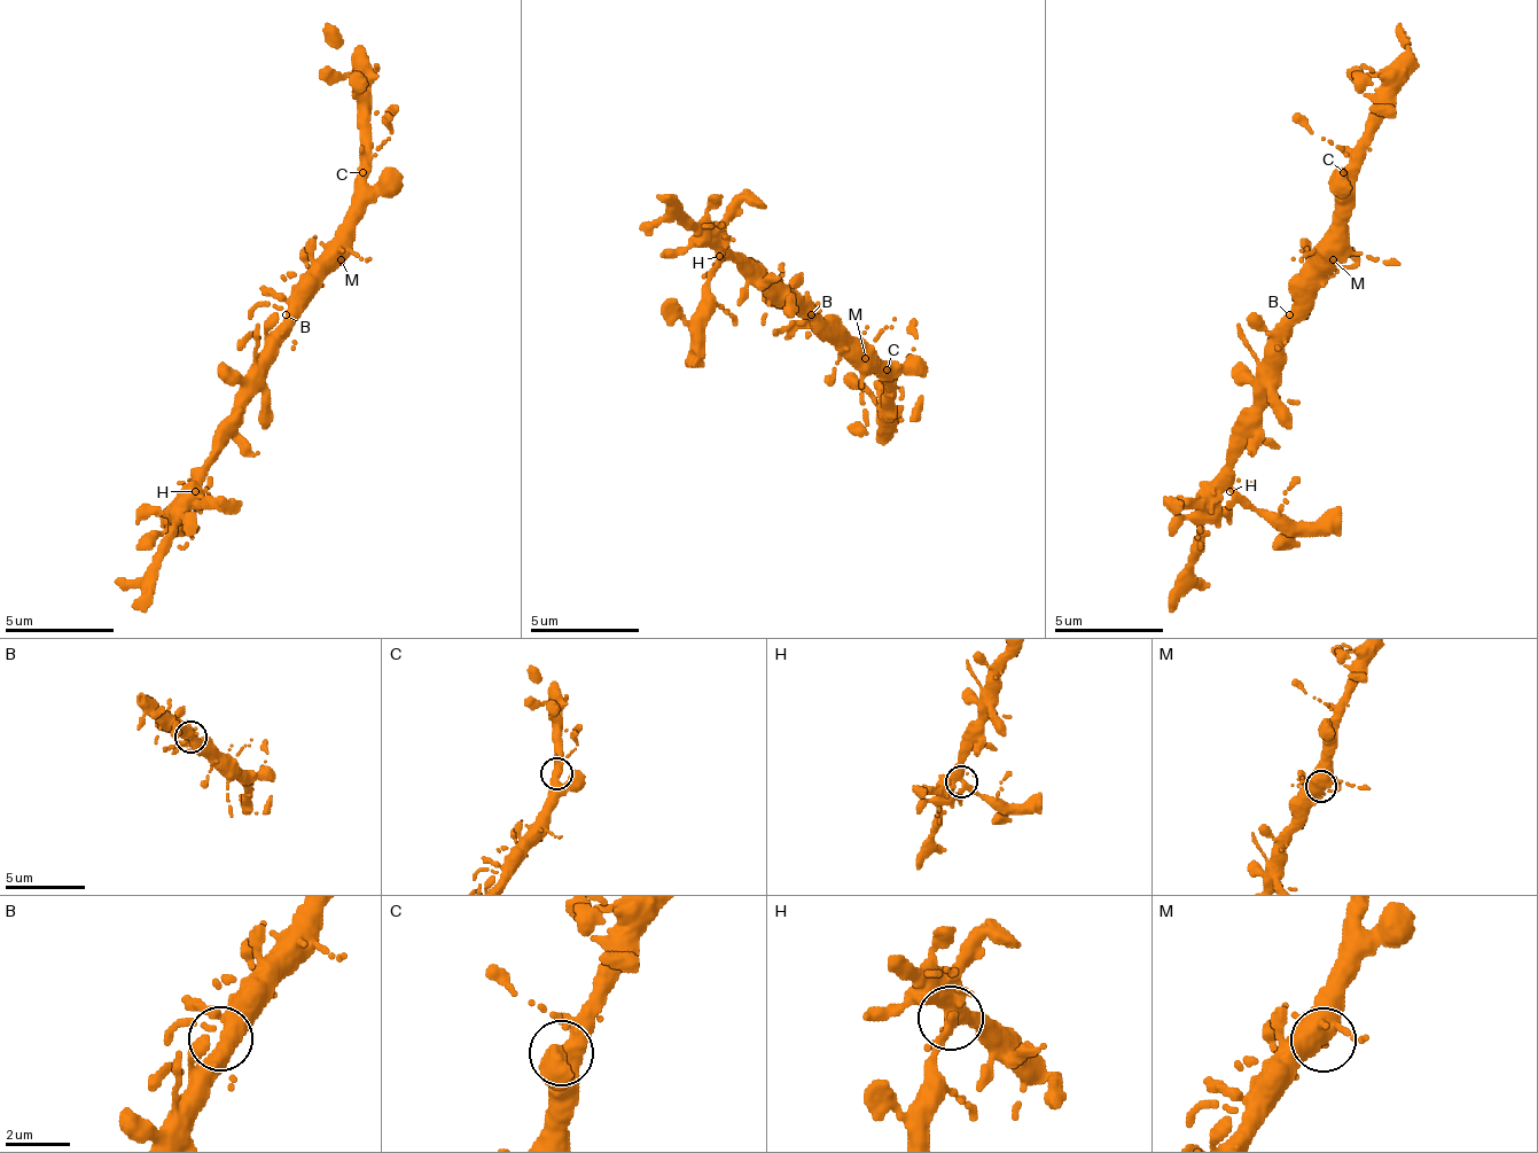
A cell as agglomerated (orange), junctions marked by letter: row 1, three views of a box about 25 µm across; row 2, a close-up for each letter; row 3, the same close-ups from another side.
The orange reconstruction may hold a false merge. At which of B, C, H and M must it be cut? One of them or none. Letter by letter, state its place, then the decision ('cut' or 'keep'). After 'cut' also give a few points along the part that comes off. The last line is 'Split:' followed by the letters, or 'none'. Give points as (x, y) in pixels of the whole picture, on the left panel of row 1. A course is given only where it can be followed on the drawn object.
B: place (286, 314); keep
C: place (362, 172); keep
H: place (195, 491); cut; course (193, 490), (177, 522), (166, 506)
M: place (341, 259); keep
Split: H

